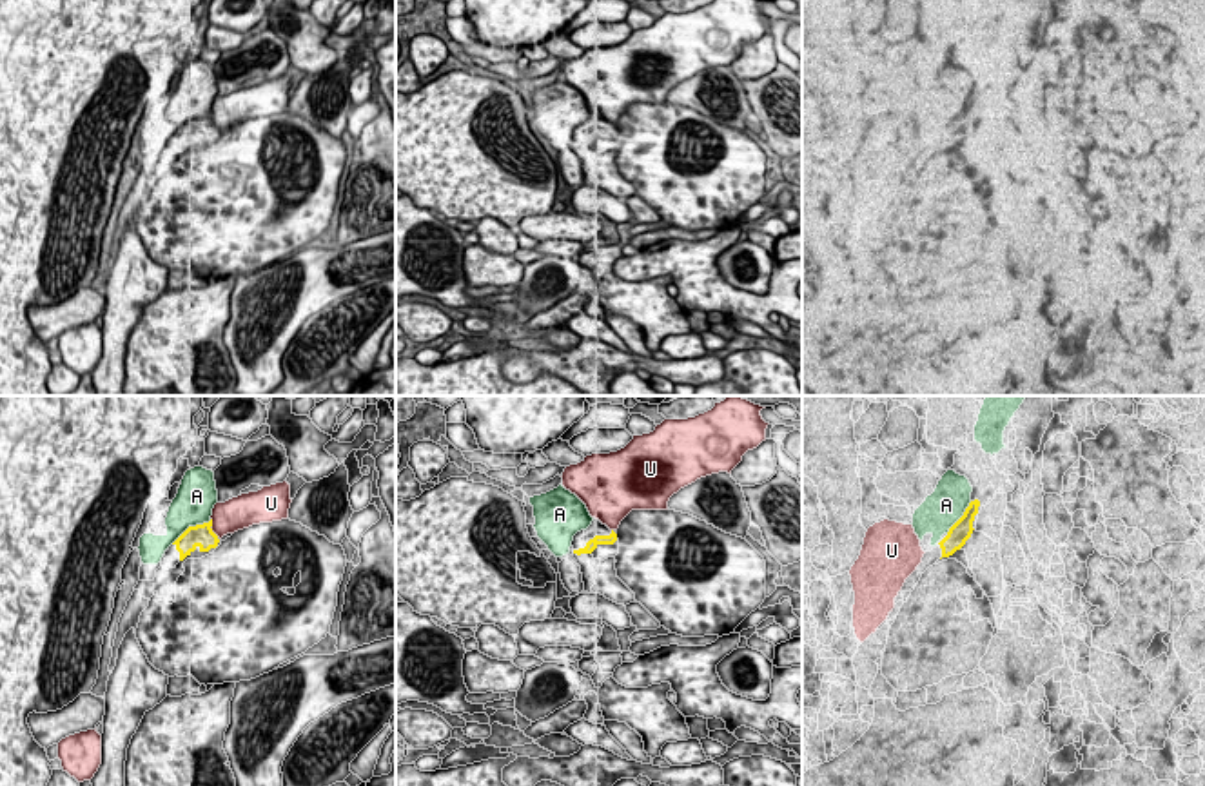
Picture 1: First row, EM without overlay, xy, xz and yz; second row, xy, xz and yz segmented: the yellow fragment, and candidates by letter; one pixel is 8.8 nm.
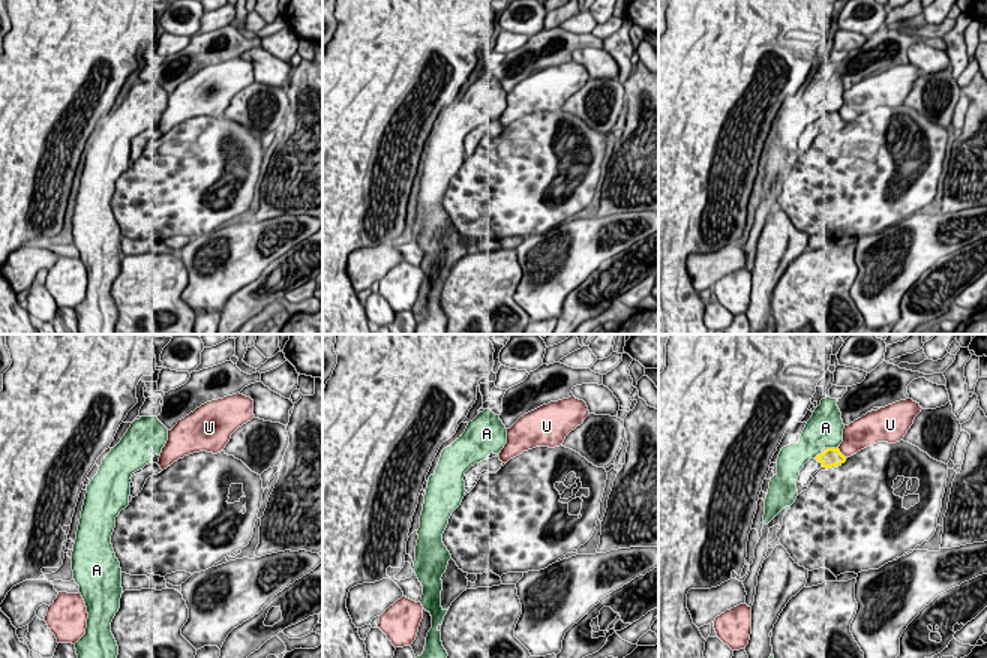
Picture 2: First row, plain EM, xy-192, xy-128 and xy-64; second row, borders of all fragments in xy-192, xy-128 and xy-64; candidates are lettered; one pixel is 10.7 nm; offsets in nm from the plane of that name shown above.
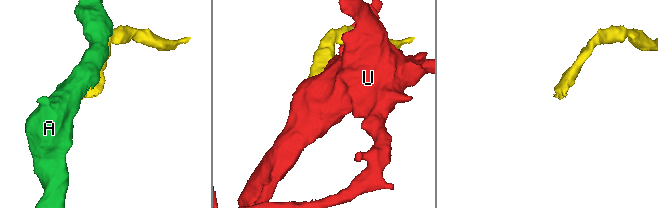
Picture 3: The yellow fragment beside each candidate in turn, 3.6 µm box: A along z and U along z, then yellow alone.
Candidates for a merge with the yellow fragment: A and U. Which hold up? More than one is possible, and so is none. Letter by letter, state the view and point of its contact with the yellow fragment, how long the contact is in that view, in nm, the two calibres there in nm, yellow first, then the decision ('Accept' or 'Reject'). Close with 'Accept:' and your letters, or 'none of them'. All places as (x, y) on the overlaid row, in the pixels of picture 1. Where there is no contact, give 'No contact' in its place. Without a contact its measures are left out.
A: Touches yellow at xy (191, 527). Shared border 420 nm. Thickness 200 nm (yellow) against 360 nm. Reject
U: Touches yellow at xy (211, 525). Shared border 190 nm. Thickness 200 nm (yellow) against 280 nm. Reject
Accept: none of them

